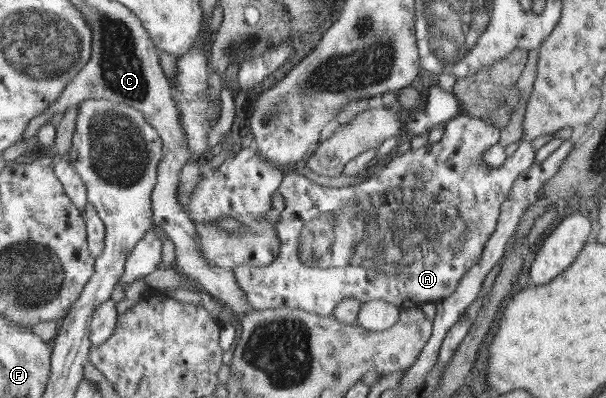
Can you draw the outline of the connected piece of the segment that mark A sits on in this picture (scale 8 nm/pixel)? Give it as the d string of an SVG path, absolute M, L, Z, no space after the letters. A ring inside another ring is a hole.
M462 113L446 123L444 135L439 142L428 148L409 149L403 154L394 156L377 175L373 175L372 179L367 179L364 183L336 189L336 187L324 186L319 179L312 179L294 171L286 174L279 189L284 198L285 210L282 211L281 220L277 224L278 238L282 240L282 251L278 253L278 259L268 267L246 266L238 267L234 271L238 285L245 291L251 307L256 310L297 307L323 316L332 316L335 309L337 309L337 305L343 299L349 299L349 297L355 297L361 302L372 301L373 298L384 299L401 309L408 309L422 307L426 302L440 303L447 297L454 295L464 276L482 260L487 243L496 232L496 228L498 228L502 205L509 199L514 182L520 177L521 173L528 171L537 164L539 151L554 139L554 134L546 134L532 141L525 140L502 167L495 168L483 160L483 157L485 157L483 153L487 153L494 143L498 143L498 137L500 137L498 127L491 124L489 120Z

